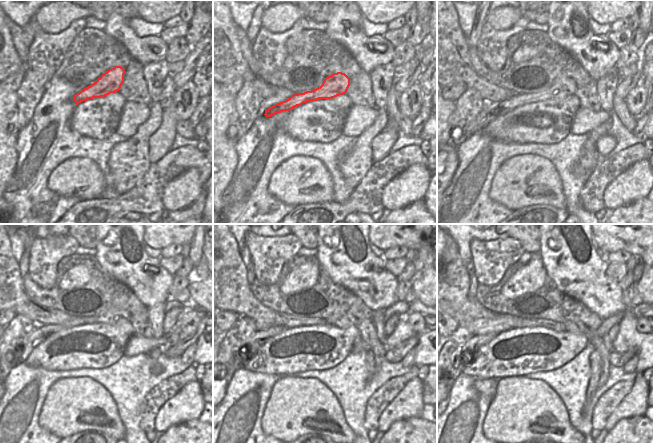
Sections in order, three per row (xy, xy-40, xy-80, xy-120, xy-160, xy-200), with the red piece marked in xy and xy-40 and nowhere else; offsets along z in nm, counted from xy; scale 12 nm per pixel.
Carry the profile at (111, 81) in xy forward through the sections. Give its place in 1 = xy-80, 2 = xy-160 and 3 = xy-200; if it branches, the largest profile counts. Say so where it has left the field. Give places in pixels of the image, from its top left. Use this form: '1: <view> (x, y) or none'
1: xy-80 (563, 86)
2: xy-160 (248, 349)
3: xy-200 (470, 349)

